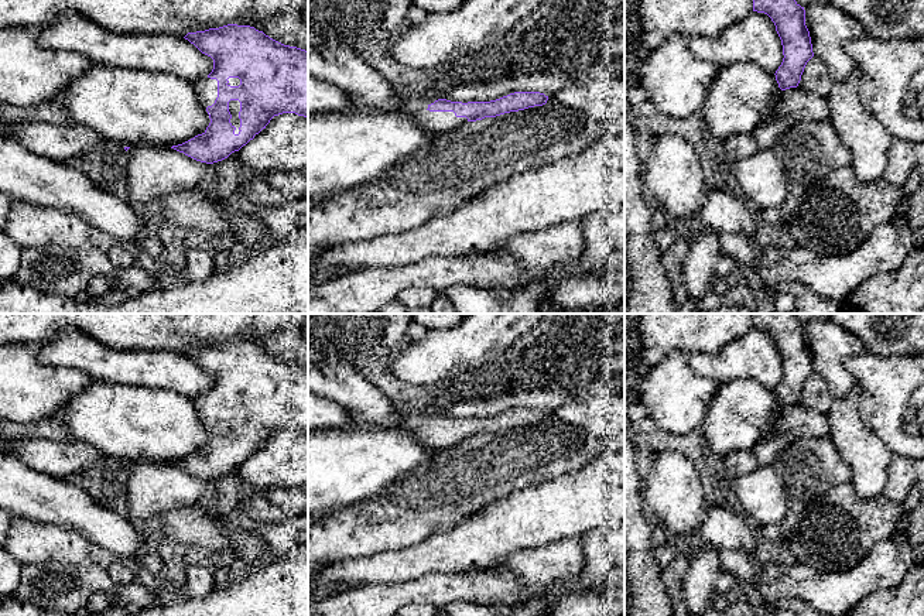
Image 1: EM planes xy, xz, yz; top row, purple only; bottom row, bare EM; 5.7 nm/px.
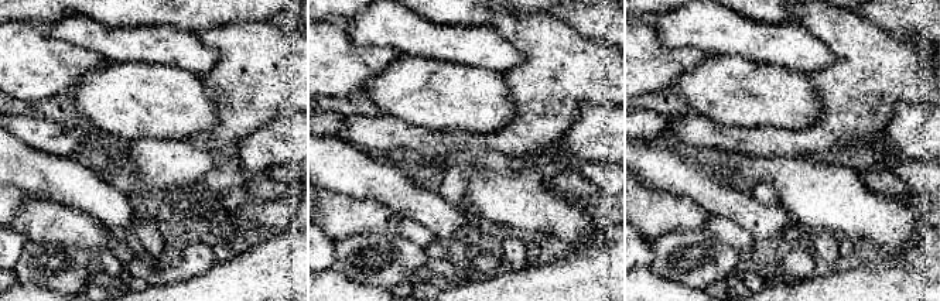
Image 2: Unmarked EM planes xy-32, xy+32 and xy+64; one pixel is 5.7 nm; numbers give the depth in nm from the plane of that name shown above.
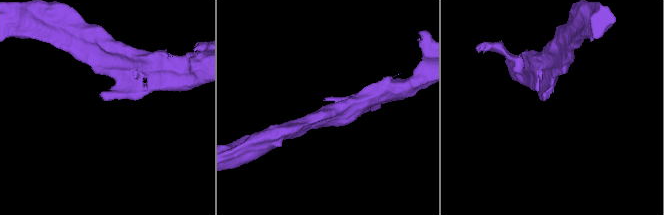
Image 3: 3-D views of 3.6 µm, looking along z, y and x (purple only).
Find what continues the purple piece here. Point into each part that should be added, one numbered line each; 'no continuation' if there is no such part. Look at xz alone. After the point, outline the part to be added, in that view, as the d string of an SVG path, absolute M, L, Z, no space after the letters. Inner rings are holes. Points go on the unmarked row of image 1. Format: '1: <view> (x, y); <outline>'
1: xz (344, 383); M308 362L308 391L333 400L342 405L356 421L356 425L372 430L398 430L411 434L421 444L434 449L448 449L468 438L466 434L456 434L454 428L430 428L428 422L435 415L405 417L397 413L389 397L367 380L355 366L342 363L336 366Z

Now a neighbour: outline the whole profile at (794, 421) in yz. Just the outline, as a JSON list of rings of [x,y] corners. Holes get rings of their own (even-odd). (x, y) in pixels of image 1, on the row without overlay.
[[[797,404],[780,407],[766,435],[754,445],[759,466],[771,465],[780,452],[802,438],[824,438],[829,434],[828,415]]]

